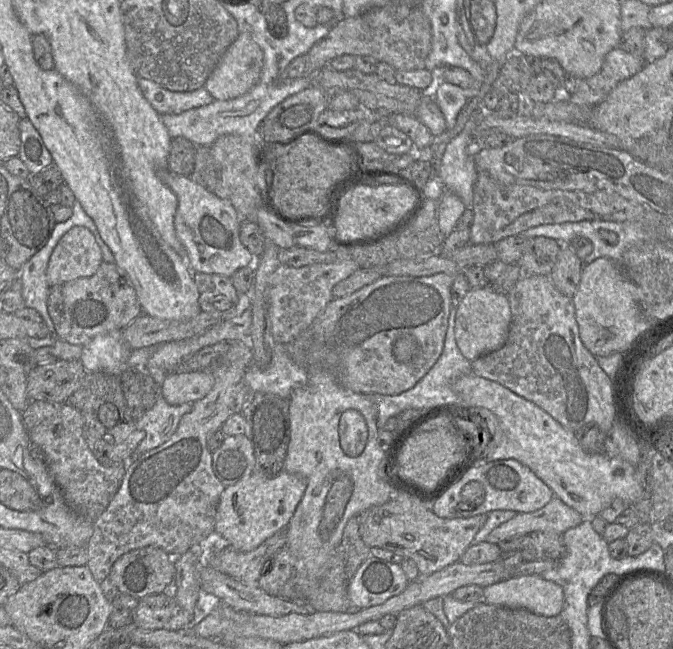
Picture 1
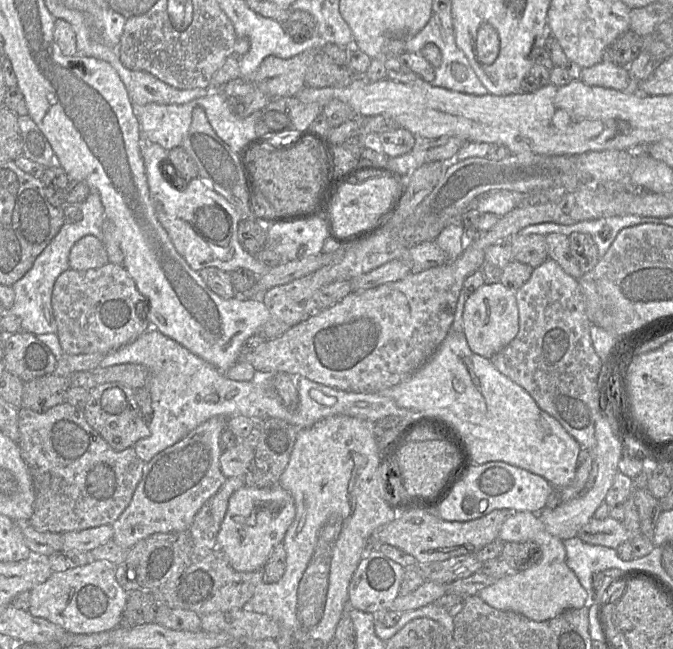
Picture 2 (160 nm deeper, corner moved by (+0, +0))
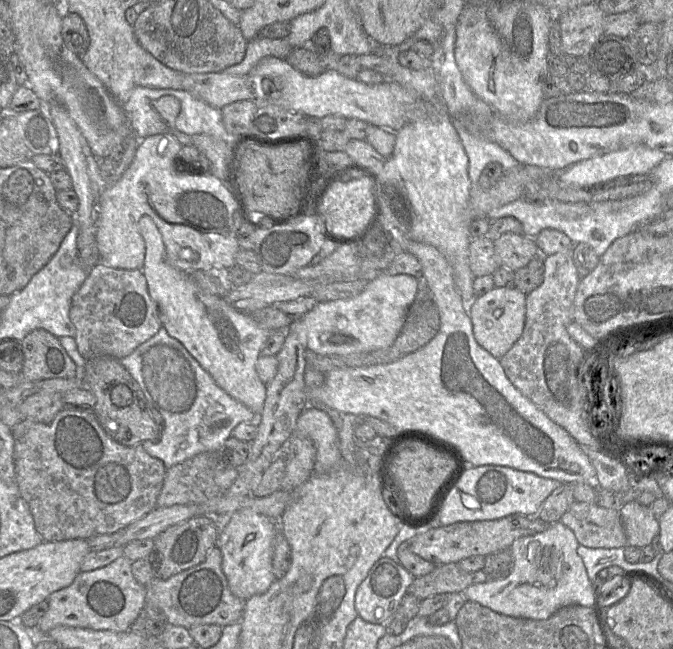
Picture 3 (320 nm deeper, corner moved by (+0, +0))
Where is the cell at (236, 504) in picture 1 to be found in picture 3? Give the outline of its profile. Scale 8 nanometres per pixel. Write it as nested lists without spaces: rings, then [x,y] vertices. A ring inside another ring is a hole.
[[[250,509],[232,513],[221,527],[216,546],[222,552],[222,571],[235,596],[247,600],[266,592],[275,581],[272,557],[278,530],[277,521]]]

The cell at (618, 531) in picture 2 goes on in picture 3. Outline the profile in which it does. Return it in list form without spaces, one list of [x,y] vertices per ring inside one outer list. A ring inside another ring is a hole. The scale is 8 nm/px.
[[[574,501],[560,522],[588,548],[619,548],[627,545],[619,510],[603,508],[596,503]]]

